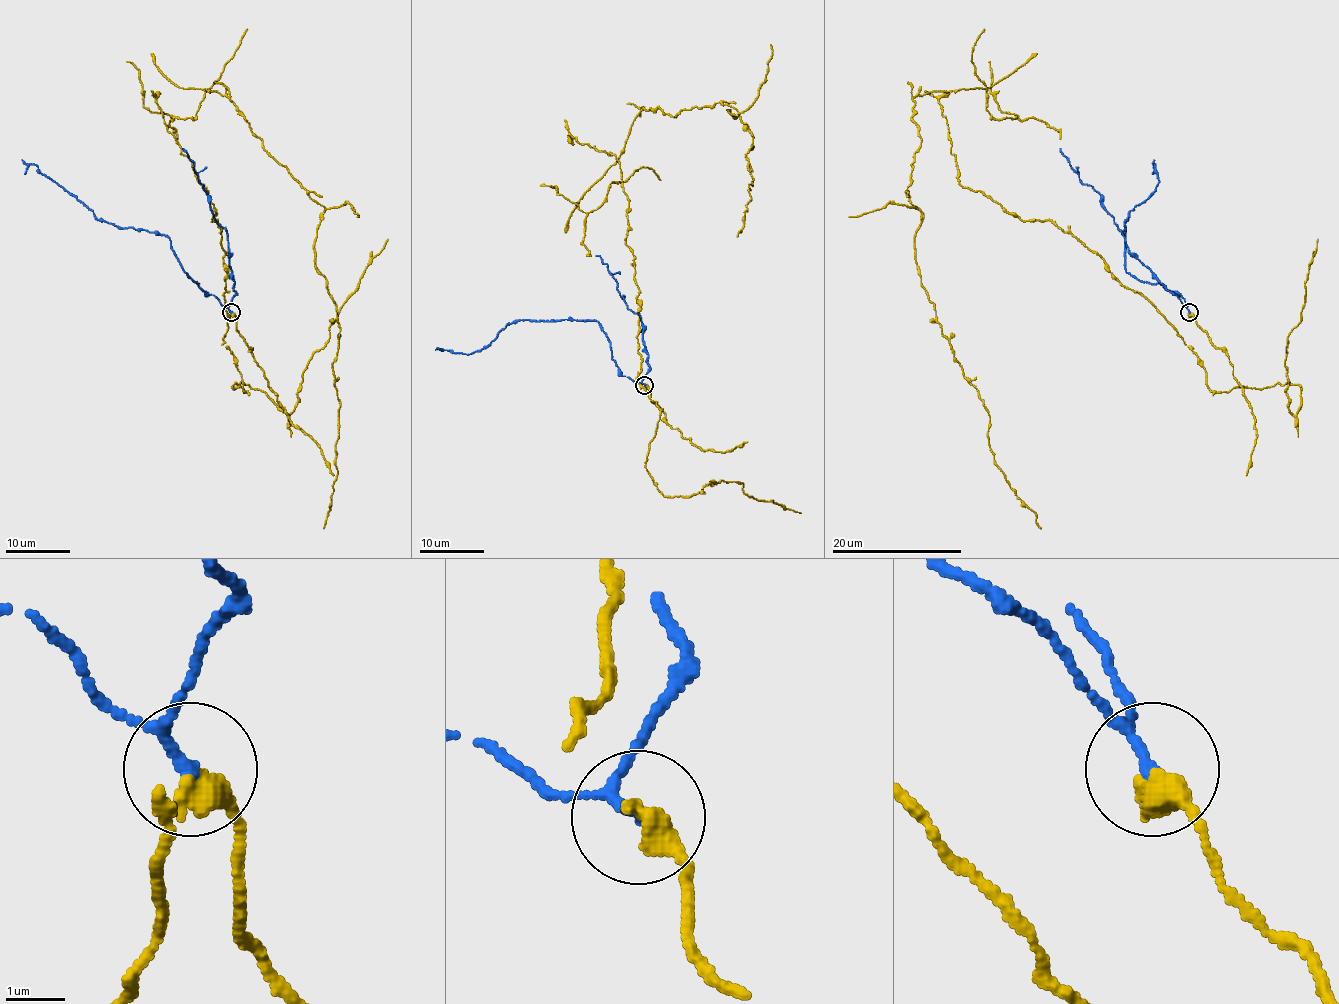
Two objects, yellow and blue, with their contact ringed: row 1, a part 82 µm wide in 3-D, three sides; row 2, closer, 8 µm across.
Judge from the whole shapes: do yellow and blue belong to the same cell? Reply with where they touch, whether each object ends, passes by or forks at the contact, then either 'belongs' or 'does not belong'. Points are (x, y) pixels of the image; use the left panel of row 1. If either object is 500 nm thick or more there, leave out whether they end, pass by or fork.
place (231, 312); belongs

